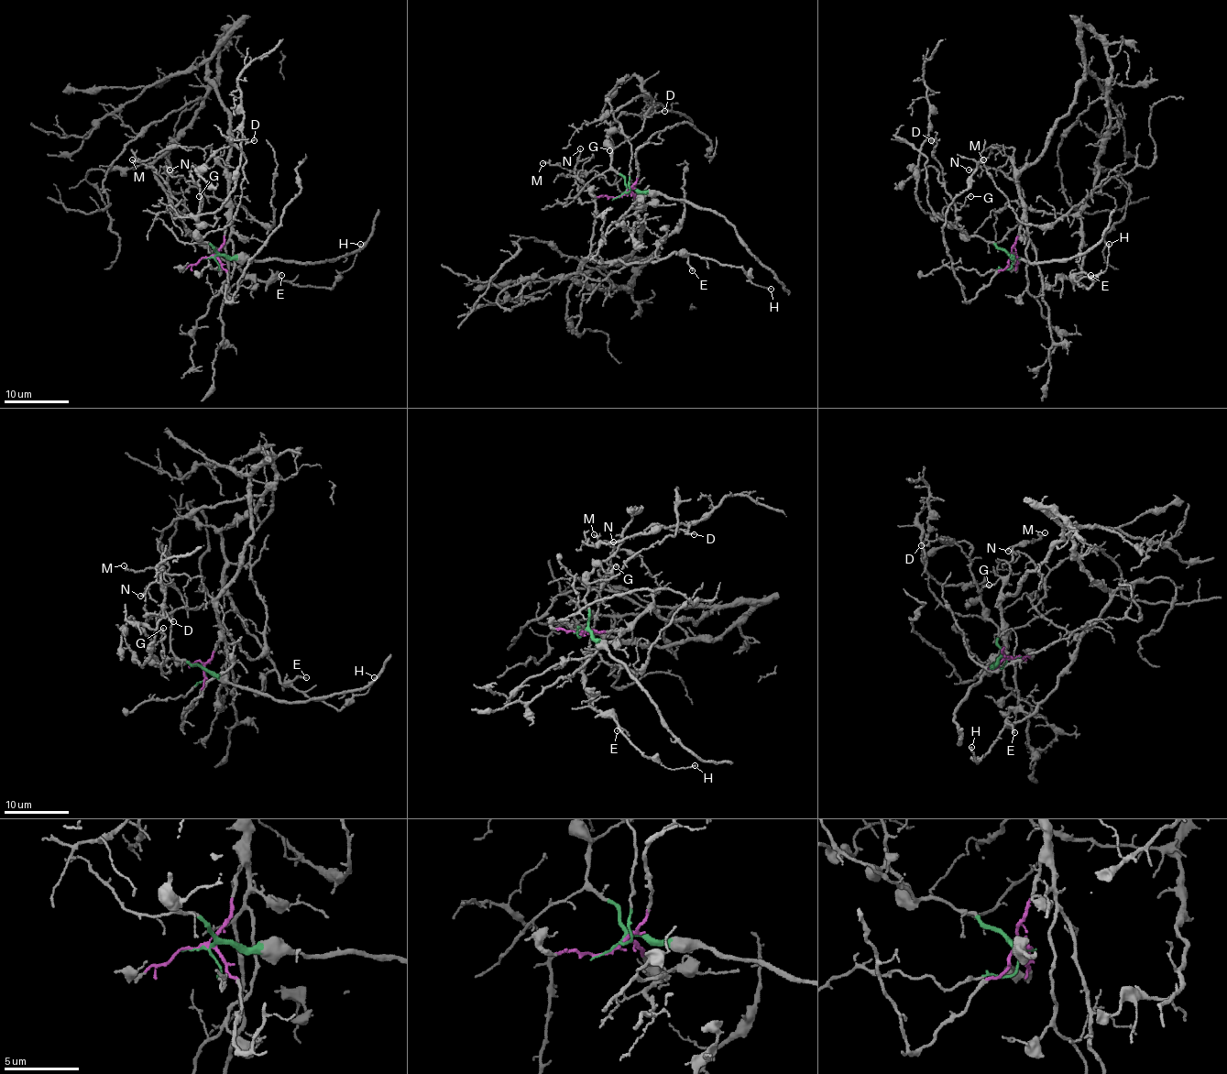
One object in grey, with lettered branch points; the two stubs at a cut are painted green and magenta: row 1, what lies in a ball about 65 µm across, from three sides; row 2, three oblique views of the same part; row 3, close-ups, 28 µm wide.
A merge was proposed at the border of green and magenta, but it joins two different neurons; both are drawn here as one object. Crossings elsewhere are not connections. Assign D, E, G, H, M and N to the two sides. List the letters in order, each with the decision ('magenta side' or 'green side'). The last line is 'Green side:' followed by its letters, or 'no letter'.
D: green side
E: magenta side
G: green side
H: magenta side
M: magenta side
N: magenta side
Green side: D, G

